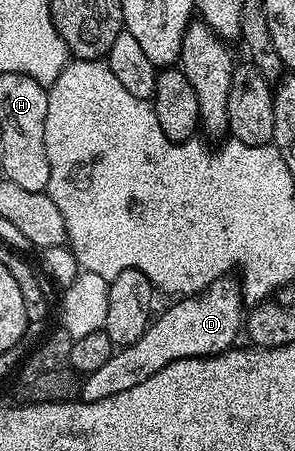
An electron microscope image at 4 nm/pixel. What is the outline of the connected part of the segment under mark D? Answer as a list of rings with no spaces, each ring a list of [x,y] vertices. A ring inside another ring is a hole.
[[[237,279],[217,280],[198,295],[178,298],[171,304],[174,304],[171,308],[164,309],[162,313],[159,311],[151,319],[136,342],[119,347],[114,356],[100,366],[100,370],[85,373],[80,384],[82,400],[96,402],[100,398],[112,398],[112,394],[140,386],[144,378],[152,378],[156,370],[164,370],[164,366],[172,362],[215,356],[230,351],[239,343],[238,332],[240,336],[244,328],[244,301],[242,285]]]

